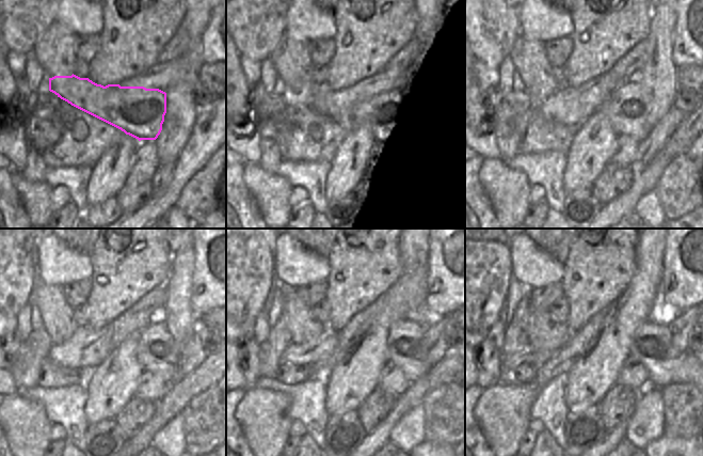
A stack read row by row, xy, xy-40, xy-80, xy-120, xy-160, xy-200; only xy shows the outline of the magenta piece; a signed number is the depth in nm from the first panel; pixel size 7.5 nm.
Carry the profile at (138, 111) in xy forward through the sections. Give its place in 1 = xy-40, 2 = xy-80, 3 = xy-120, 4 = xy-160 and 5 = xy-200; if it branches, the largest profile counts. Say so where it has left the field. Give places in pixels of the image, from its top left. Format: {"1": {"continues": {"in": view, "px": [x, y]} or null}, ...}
{"1": {"continues": {"in": "xy-40", "px": [384, 114]}}, "2": {"continues": {"in": "xy-80", "px": [626, 110]}}, "3": {"continues": {"in": "xy-120", "px": [156, 351]}}, "4": {"continues": {"in": "xy-160", "px": [405, 341]}}, "5": {"continues": {"in": "xy-200", "px": [652, 344]}}}

